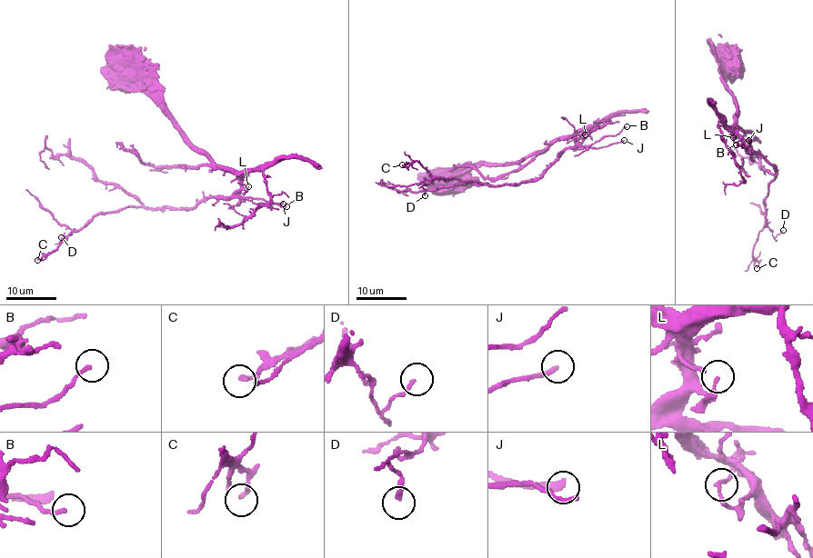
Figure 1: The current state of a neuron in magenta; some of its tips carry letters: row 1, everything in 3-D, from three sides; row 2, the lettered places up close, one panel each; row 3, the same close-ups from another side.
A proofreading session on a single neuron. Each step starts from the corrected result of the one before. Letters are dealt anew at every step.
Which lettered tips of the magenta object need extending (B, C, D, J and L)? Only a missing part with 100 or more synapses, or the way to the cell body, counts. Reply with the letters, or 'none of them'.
none of them

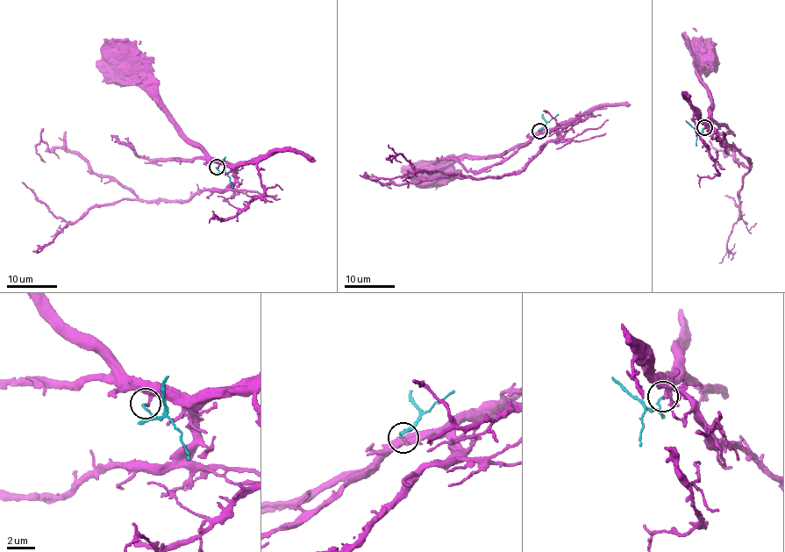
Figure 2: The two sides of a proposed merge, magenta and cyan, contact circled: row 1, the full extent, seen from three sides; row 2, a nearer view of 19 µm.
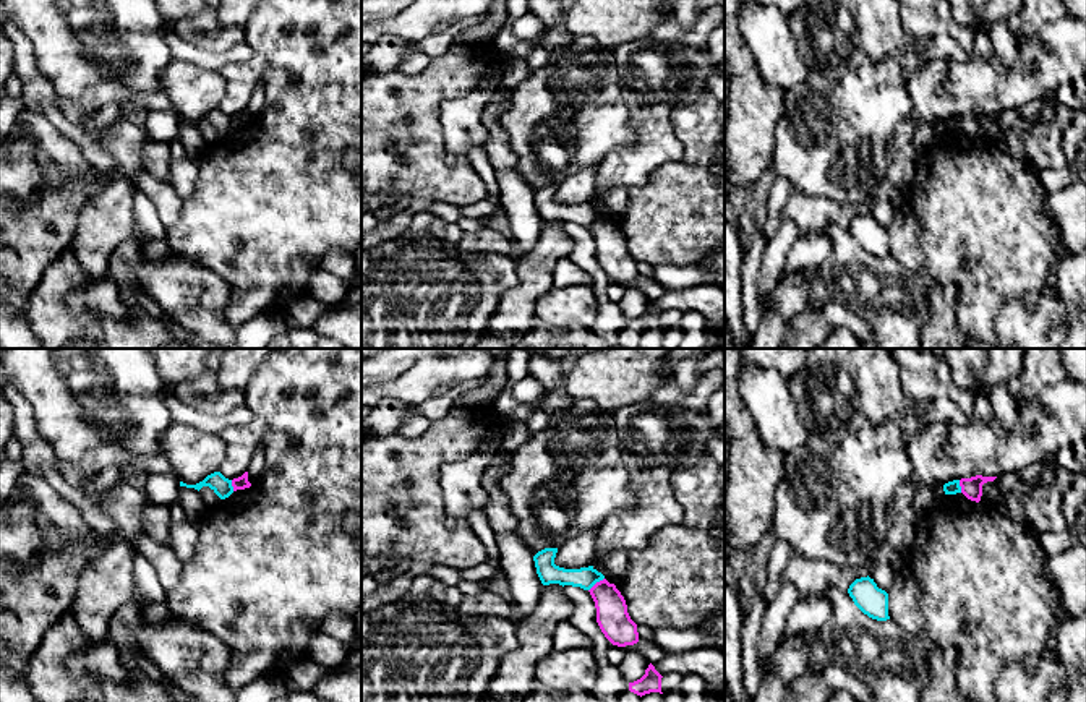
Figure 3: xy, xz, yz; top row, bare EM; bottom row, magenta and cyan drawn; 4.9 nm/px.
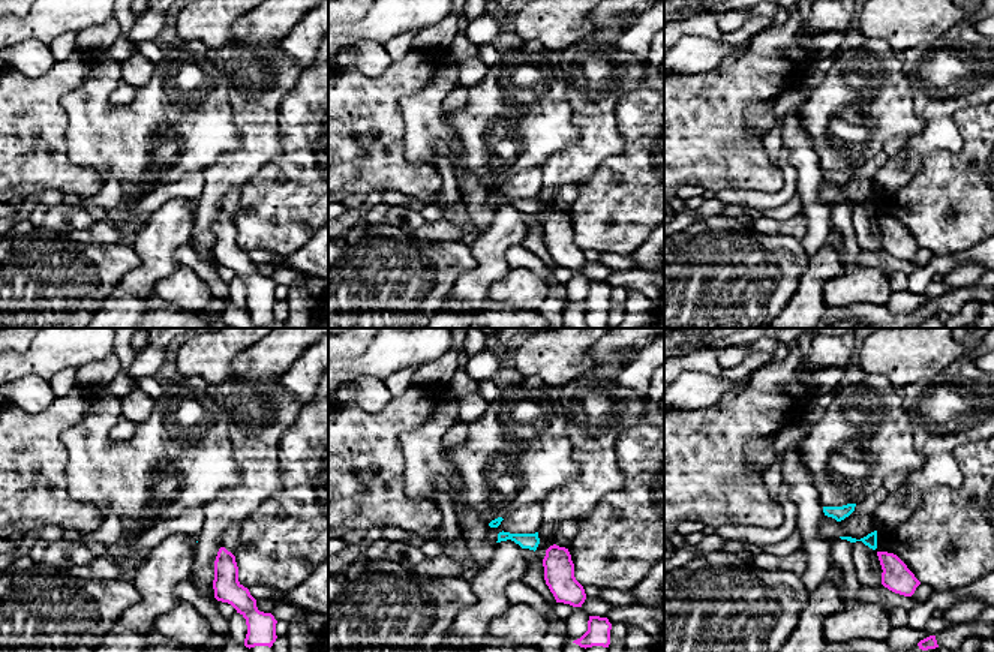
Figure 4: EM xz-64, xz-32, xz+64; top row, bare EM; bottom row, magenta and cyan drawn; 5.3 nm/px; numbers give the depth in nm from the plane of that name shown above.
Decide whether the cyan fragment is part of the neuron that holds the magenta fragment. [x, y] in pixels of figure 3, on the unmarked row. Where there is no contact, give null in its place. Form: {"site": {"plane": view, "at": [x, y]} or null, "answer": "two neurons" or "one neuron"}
{"site": {"plane": "xz", "at": [595, 221]}, "answer": "two neurons"}

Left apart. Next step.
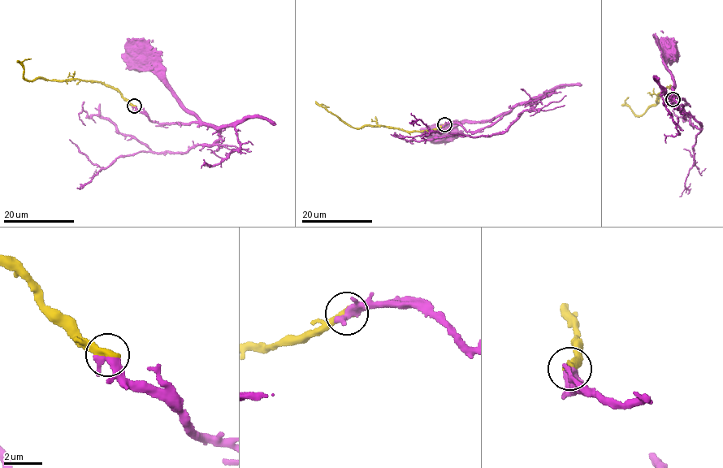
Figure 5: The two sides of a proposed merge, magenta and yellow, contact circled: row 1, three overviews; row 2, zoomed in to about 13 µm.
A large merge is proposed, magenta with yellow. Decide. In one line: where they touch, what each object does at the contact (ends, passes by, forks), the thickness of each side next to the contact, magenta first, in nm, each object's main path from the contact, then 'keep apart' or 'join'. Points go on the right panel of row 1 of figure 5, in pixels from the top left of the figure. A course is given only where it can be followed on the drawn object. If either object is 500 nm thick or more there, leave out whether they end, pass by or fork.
place (673, 99); calibres 550 and 500 nm; course magenta (673, 99), (673, 102), (681, 106), (688, 102), (673, 93), (673, 78), (665, 62), (671, 48); course yellow (673, 99), (674, 93), (668, 87), (656, 95), (655, 105), (638, 116), (626, 104), (625, 100), (628, 97); join

